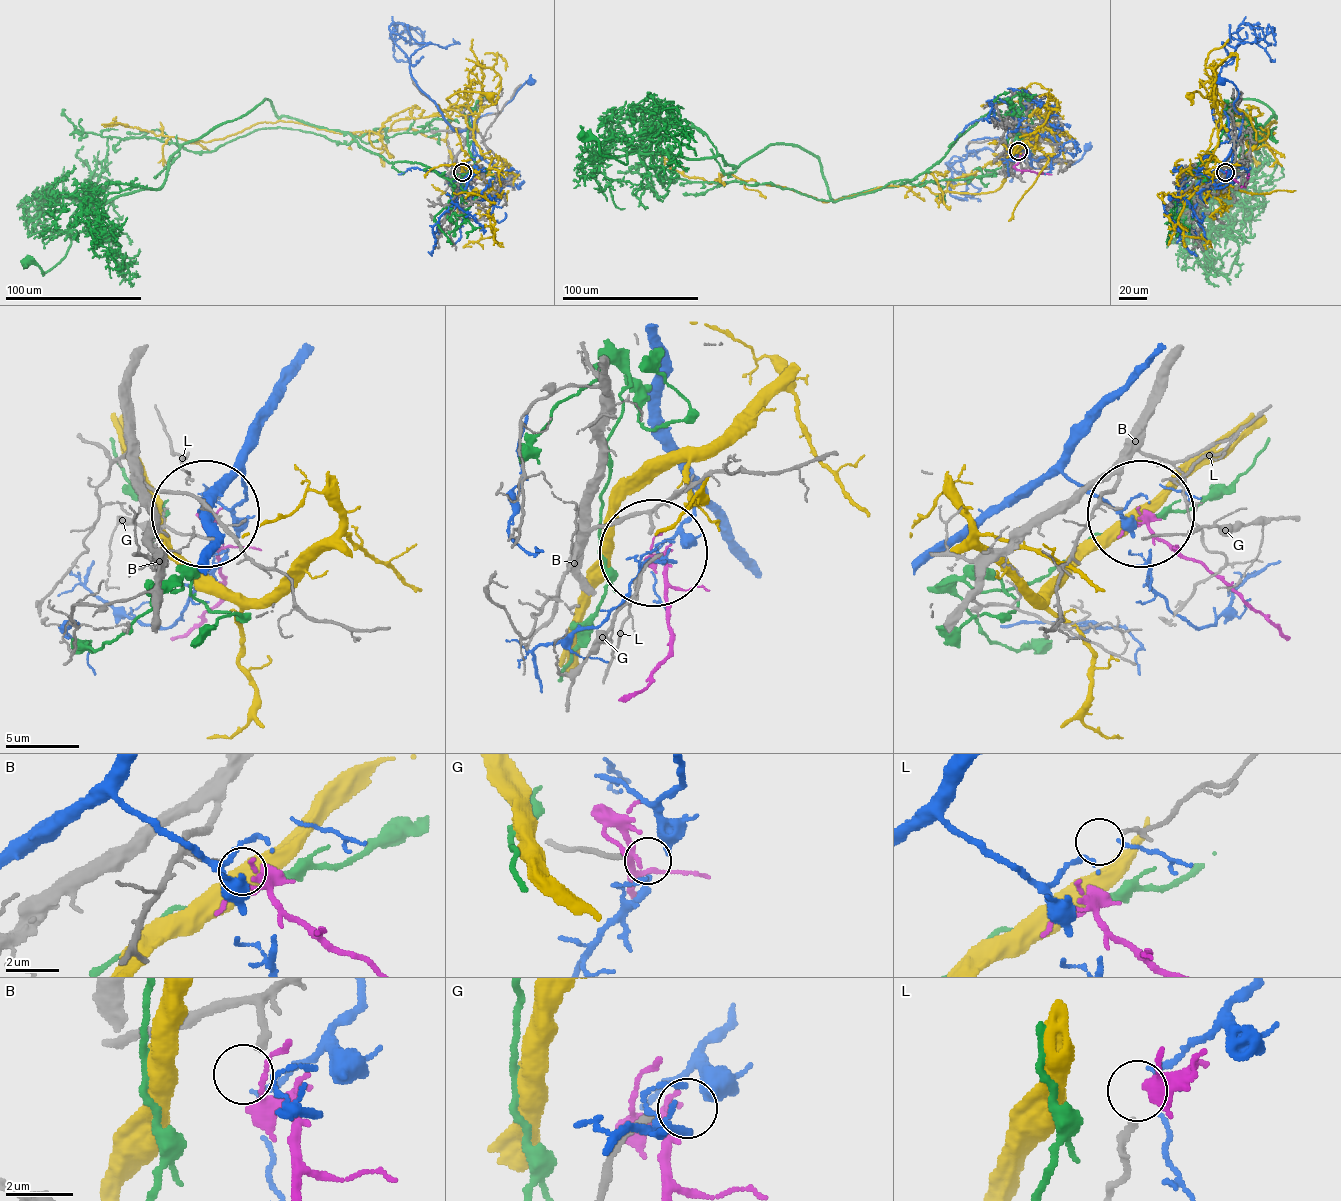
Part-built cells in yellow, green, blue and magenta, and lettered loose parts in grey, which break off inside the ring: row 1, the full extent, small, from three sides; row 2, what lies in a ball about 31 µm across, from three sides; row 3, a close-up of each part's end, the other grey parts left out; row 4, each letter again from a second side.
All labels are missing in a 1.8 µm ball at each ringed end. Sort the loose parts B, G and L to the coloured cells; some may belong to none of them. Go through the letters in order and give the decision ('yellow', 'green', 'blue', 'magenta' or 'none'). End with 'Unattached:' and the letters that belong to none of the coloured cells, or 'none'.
B: magenta
G: none
L: blue
Unattached: G

